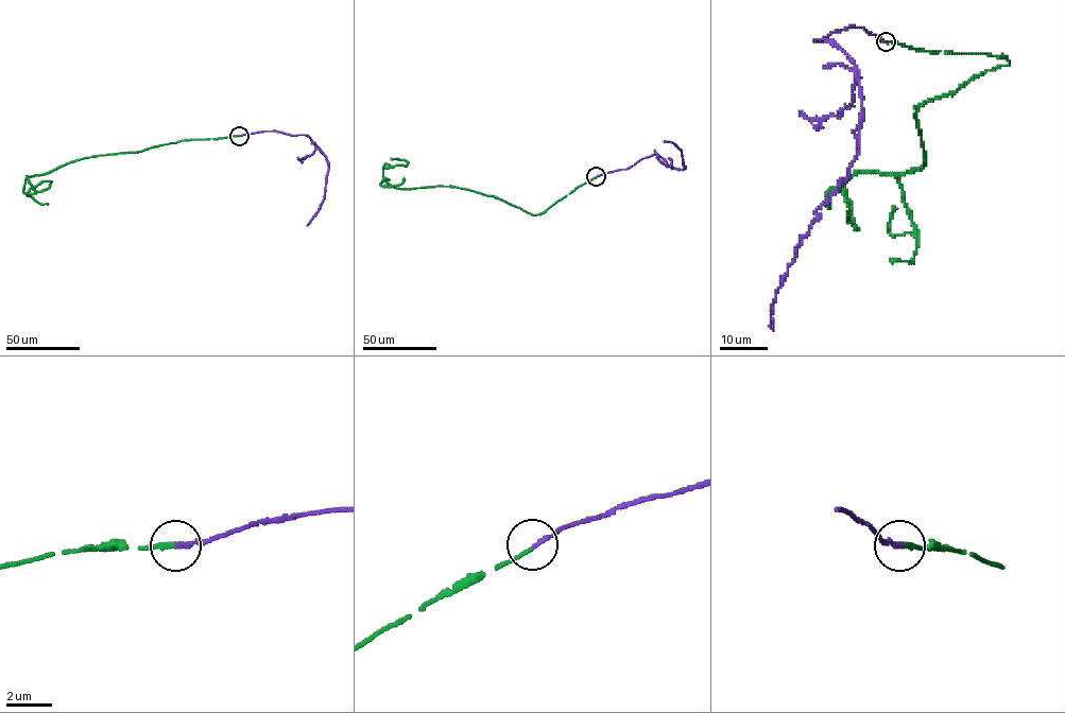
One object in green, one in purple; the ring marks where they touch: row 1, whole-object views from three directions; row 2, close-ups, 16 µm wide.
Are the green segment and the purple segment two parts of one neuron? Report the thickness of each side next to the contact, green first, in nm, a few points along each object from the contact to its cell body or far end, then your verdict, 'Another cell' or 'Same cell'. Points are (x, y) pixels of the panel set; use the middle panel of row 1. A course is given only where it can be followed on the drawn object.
Thickness 180 nm (green) against 190 nm. Course of green: (596, 176), (532, 214), (494, 196), (454, 187), (391, 187), (383, 177), (383, 166), (407, 162), (391, 159). Course of purple: (596, 176), (627, 169), (653, 154), (670, 167), (685, 168), (681, 150), (672, 142), (664, 142). Same cell

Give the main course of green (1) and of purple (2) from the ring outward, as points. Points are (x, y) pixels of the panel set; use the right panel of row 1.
1: (886, 42), (1009, 64), (919, 106), (923, 167), (856, 172), (844, 187), (849, 221), (839, 190), (828, 209)
2: (886, 42), (854, 25), (813, 39), (829, 39), (855, 65), (858, 154), (800, 238), (776, 294), (773, 331)

